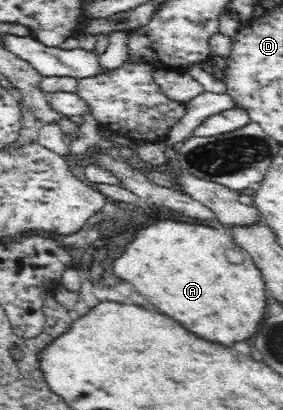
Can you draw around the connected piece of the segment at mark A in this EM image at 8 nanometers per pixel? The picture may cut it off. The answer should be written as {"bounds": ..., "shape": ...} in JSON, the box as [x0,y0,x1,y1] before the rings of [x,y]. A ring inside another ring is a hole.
{"bounds":[113,216,266,346],"shape":[[[166,216],[154,220],[148,226],[140,224],[140,228],[136,228],[134,240],[130,244],[126,242],[124,252],[114,260],[113,268],[116,276],[122,281],[132,282],[138,288],[138,292],[144,294],[144,298],[158,306],[164,314],[172,316],[174,320],[182,322],[188,330],[212,342],[222,342],[228,346],[232,342],[250,338],[258,330],[266,312],[264,280],[249,252],[238,247],[225,230],[216,227]],[[232,250],[242,254],[240,262],[232,262],[228,258],[228,252]]]}

